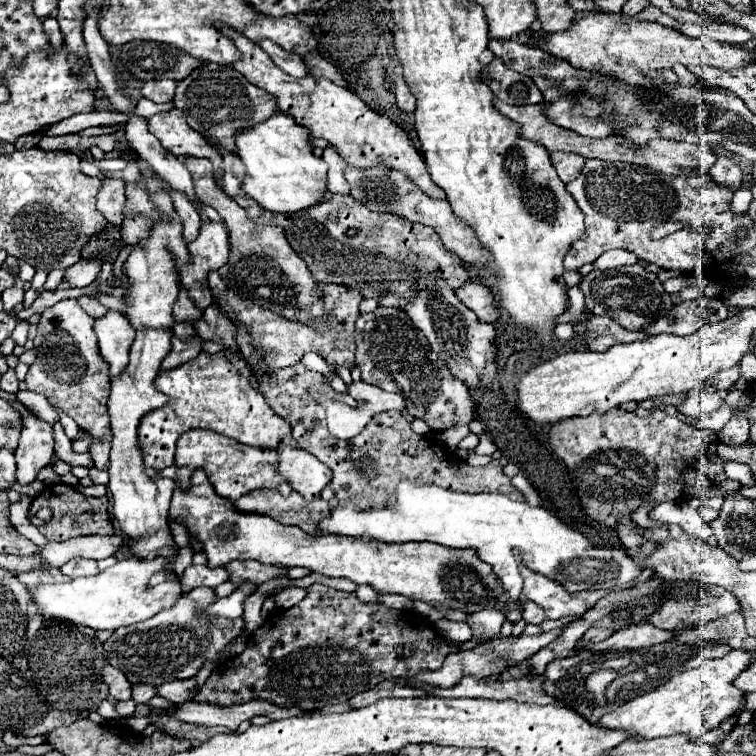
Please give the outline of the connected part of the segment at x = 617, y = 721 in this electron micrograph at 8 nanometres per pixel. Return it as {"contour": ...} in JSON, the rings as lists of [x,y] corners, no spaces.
{"contour":[[[732,650],[724,658],[704,660],[702,666],[686,670],[656,690],[642,694],[624,706],[618,706],[614,712],[604,714],[600,718],[600,726],[604,728],[622,728],[628,730],[634,738],[658,738],[672,734],[686,734],[694,740],[702,738],[706,732],[718,728],[718,724],[730,718],[734,712],[744,708],[746,694],[734,686],[738,674],[742,674],[754,660],[750,650]]]}

